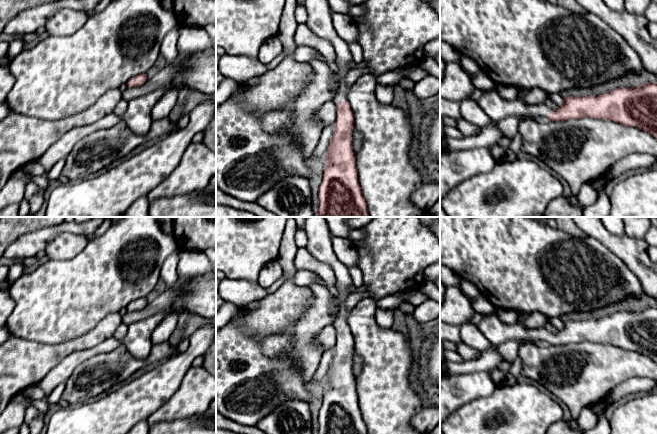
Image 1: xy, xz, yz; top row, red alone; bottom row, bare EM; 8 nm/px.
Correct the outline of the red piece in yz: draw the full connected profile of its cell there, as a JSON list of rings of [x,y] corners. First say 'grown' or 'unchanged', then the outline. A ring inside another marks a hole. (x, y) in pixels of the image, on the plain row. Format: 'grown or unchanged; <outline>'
grown; [[[657,307],[619,311],[598,320],[564,320],[564,327],[556,334],[545,328],[529,329],[521,322],[507,325],[495,316],[482,319],[478,328],[494,345],[522,339],[545,341],[549,345],[590,341],[636,351],[657,363]]]

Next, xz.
grown; [[[306,217],[306,249],[319,262],[329,265],[336,276],[340,310],[333,325],[337,330],[335,352],[327,371],[323,403],[318,414],[318,434],[368,434],[358,405],[356,379],[351,358],[354,338],[347,325],[346,298],[354,292],[349,267],[341,263],[332,247],[332,236],[324,217]]]

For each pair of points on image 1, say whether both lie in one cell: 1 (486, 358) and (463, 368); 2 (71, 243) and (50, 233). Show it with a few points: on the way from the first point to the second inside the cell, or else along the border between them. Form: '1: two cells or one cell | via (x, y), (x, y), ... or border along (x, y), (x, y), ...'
1: one cell | via (480, 364), (469, 366)
2: two cells | border along (79, 235), (59, 232), (48, 243), (45, 254)

